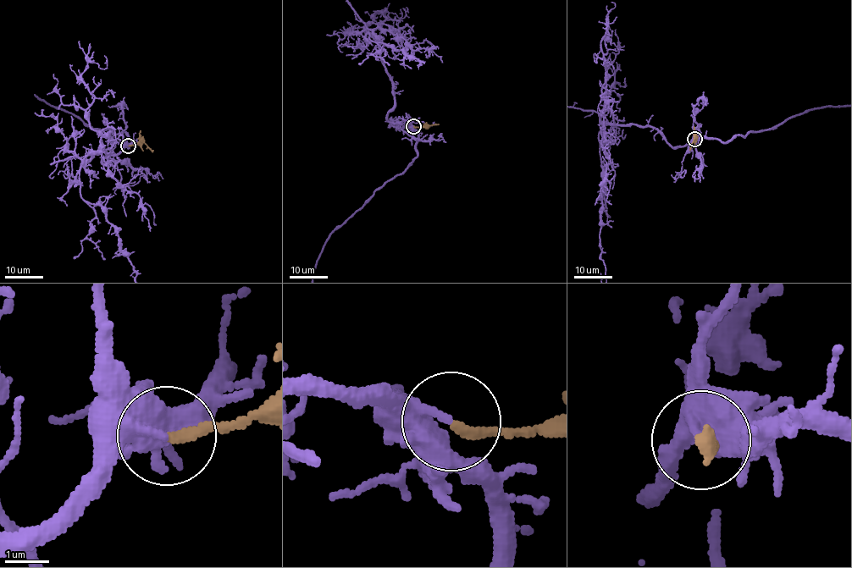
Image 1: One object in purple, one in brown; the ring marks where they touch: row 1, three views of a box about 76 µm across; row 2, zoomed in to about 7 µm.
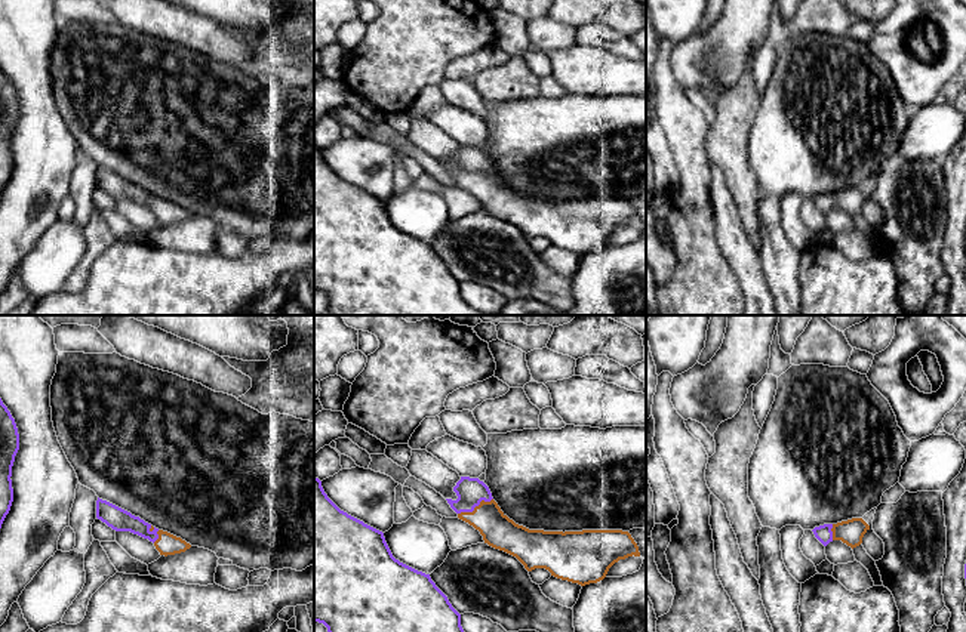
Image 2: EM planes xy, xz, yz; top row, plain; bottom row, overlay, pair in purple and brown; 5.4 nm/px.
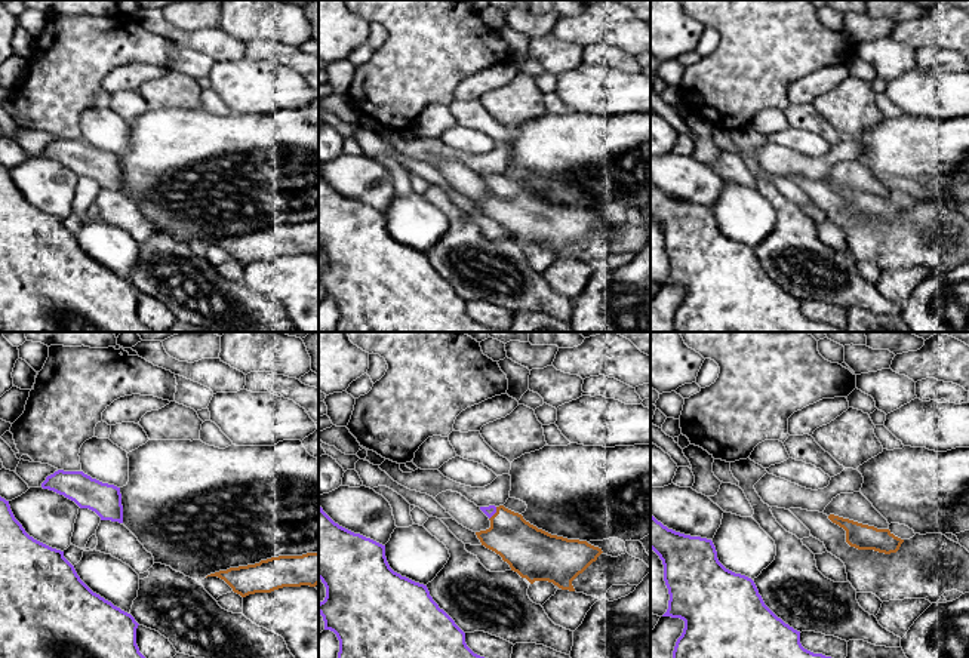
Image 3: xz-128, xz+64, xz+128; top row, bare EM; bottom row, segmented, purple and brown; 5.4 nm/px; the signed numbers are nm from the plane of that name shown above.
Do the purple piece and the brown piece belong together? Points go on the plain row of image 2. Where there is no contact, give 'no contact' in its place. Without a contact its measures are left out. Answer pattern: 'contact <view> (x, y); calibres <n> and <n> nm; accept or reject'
contact xz (474, 175); calibres 150 and 180 nm; accept

